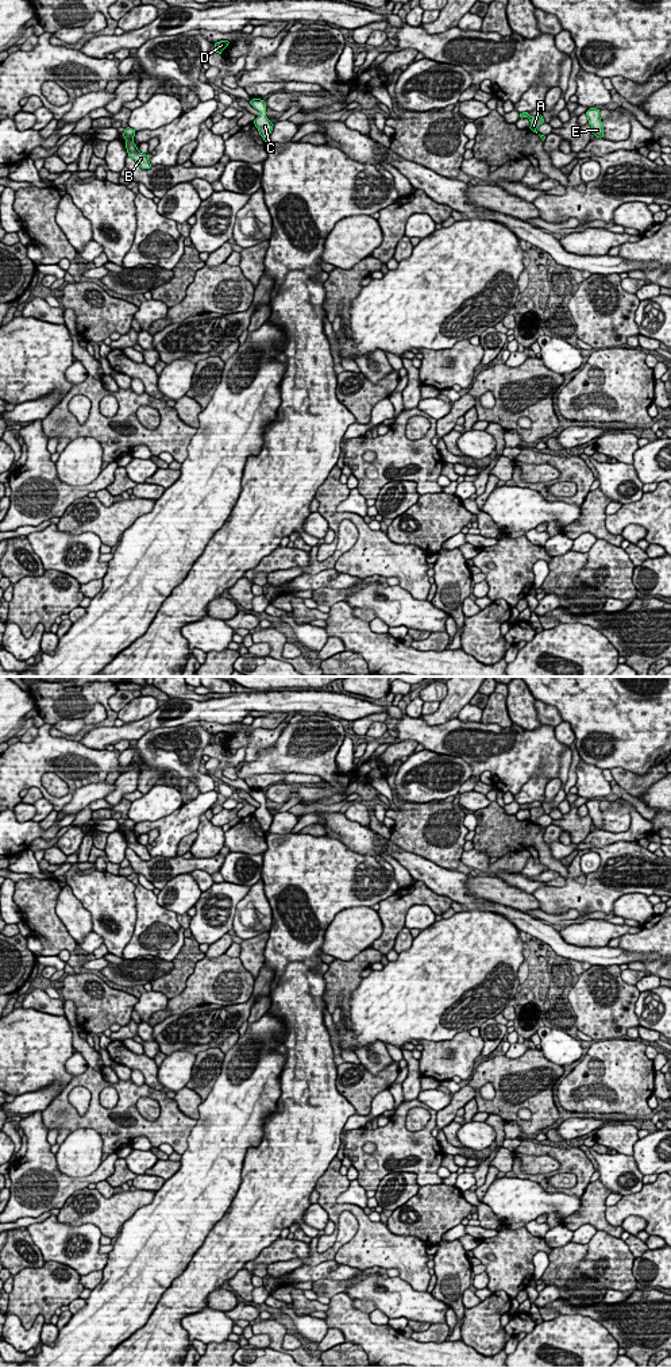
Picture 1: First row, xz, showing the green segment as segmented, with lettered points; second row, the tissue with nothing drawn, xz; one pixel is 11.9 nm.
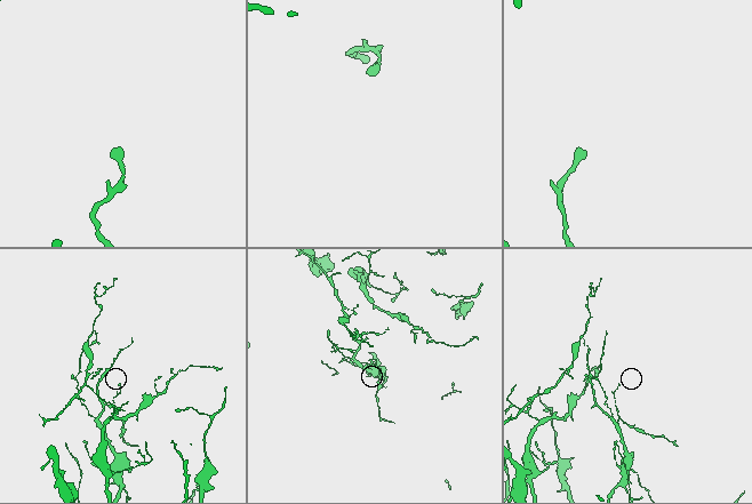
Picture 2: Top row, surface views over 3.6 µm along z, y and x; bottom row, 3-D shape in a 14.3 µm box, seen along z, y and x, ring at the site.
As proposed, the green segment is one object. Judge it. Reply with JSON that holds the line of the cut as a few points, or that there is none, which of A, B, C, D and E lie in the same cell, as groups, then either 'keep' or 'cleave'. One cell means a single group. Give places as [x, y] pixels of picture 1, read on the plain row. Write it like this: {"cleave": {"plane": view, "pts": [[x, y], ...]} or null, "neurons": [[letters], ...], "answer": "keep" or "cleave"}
{"cleave": null, "neurons": [["A", "B", "C", "D", "E"]], "answer": "keep"}

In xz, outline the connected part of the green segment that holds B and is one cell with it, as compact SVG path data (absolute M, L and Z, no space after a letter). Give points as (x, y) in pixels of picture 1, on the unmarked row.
M127 818L123 824L123 828L126 831L128 848L131 848L142 860L150 860L151 855L149 852L149 847L140 844L134 835L135 821Z

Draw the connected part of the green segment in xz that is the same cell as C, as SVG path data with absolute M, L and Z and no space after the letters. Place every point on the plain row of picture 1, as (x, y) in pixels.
M252 790L250 795L259 802L259 808L254 812L254 816L263 832L269 833L274 816L266 808L266 794L261 790Z

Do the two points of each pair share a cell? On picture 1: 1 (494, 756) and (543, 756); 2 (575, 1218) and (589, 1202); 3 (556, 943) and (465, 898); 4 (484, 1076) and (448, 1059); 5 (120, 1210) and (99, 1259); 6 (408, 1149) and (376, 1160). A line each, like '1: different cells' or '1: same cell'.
1: same cell
2: same cell
3: same cell
4: different cells
5: different cells
6: same cell

